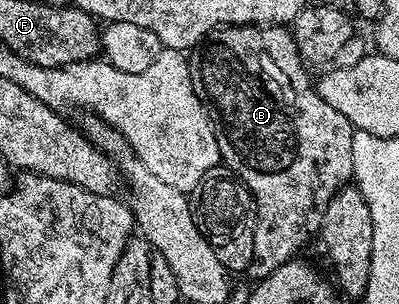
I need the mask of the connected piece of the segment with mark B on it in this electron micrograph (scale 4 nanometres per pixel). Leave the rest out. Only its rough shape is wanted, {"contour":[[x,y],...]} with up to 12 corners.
{"contour":[[287,26],[190,53],[217,155],[255,200],[252,281],[352,179],[349,118]]}

